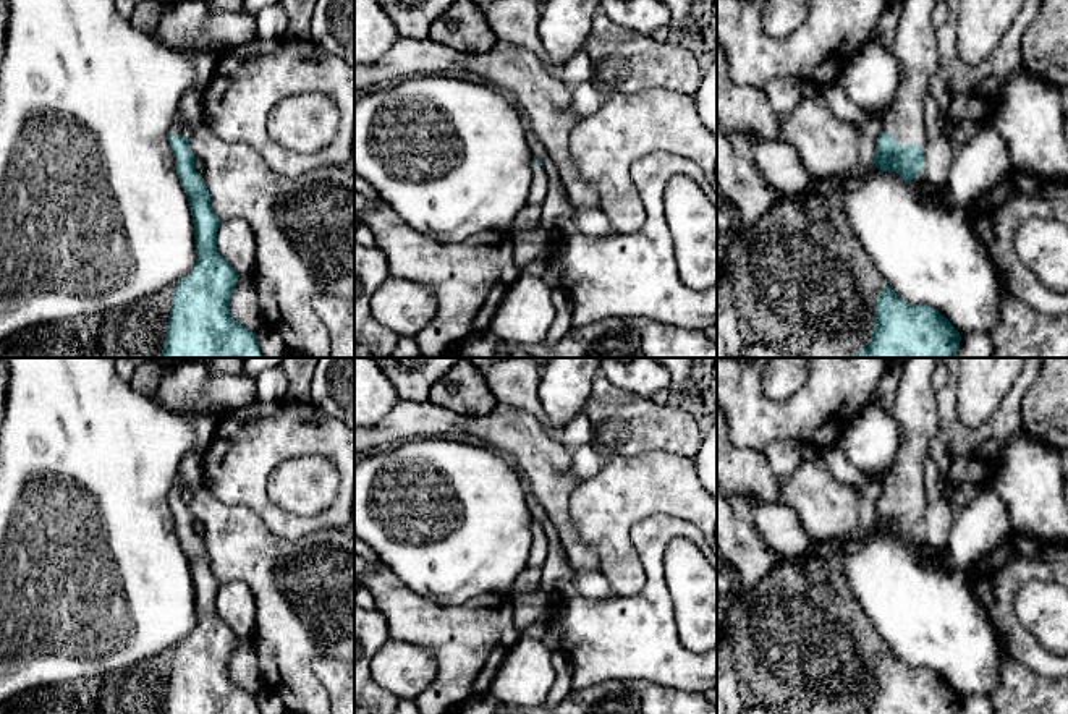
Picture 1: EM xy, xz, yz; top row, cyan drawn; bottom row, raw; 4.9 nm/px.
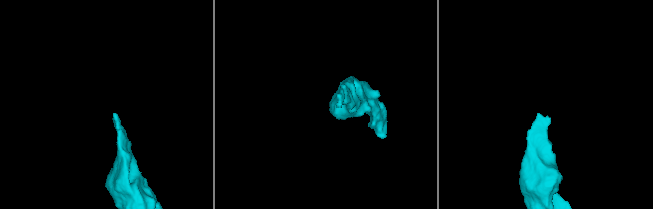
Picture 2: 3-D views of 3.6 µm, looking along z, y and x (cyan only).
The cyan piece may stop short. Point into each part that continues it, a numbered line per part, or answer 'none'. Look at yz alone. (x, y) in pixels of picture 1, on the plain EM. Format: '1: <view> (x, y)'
1: yz (915, 408)

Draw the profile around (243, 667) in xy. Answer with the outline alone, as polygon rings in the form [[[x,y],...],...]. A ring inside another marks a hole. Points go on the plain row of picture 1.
[[[238,640],[228,665],[231,680],[256,695],[264,688],[261,669],[251,640]]]

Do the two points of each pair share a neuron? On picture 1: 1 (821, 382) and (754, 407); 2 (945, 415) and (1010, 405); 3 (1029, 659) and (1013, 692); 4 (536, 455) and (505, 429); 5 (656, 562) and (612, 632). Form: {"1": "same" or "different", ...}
{"1": "same", "2": "same", "3": "different", "4": "same", "5": "same"}

